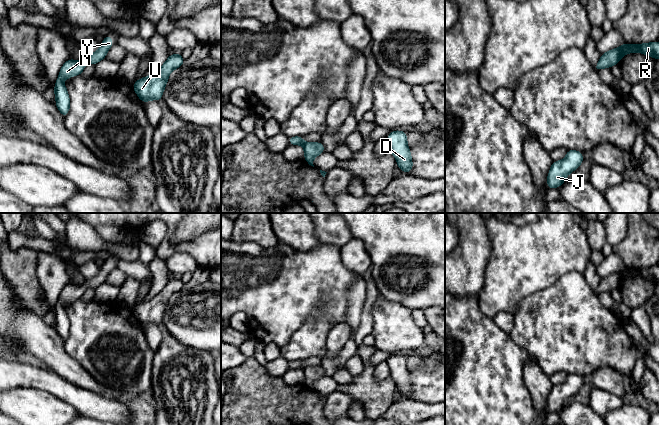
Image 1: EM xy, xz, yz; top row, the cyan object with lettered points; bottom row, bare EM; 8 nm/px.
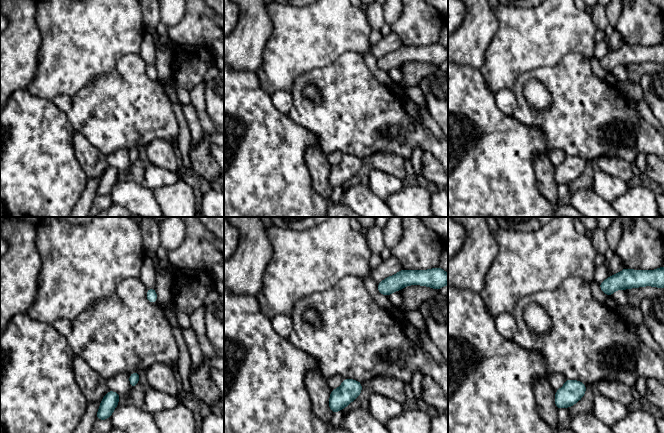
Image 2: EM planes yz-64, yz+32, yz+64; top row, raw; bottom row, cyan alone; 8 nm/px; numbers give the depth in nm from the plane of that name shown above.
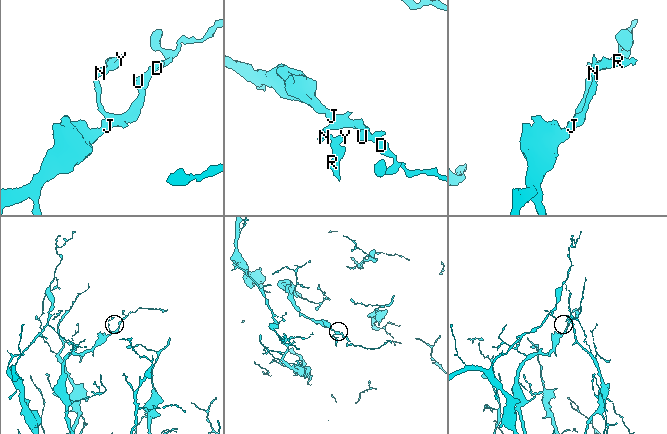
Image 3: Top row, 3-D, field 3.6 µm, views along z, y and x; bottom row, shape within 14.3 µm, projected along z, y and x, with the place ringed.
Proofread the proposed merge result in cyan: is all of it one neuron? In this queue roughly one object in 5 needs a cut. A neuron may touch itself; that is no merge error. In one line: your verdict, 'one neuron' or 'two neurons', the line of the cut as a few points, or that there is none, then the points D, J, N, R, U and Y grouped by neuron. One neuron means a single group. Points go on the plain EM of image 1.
one neuron; cut none; groups D J N R U Y

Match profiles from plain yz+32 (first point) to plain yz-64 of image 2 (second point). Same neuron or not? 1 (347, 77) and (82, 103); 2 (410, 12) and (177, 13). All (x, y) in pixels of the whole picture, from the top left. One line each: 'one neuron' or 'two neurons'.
1: one neuron
2: two neurons

